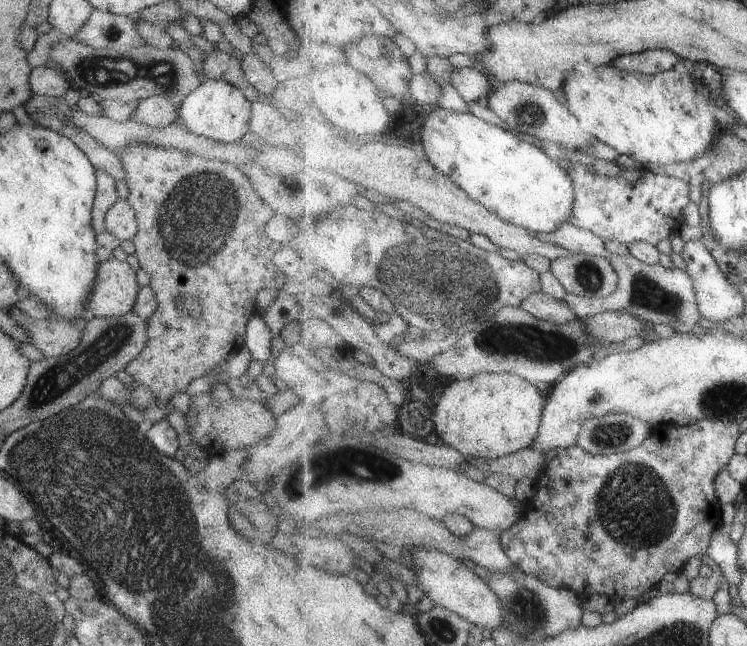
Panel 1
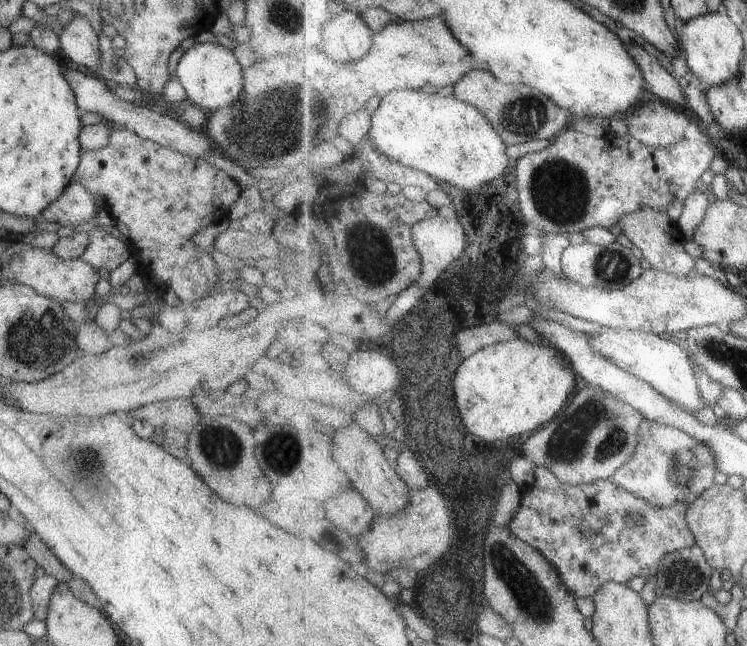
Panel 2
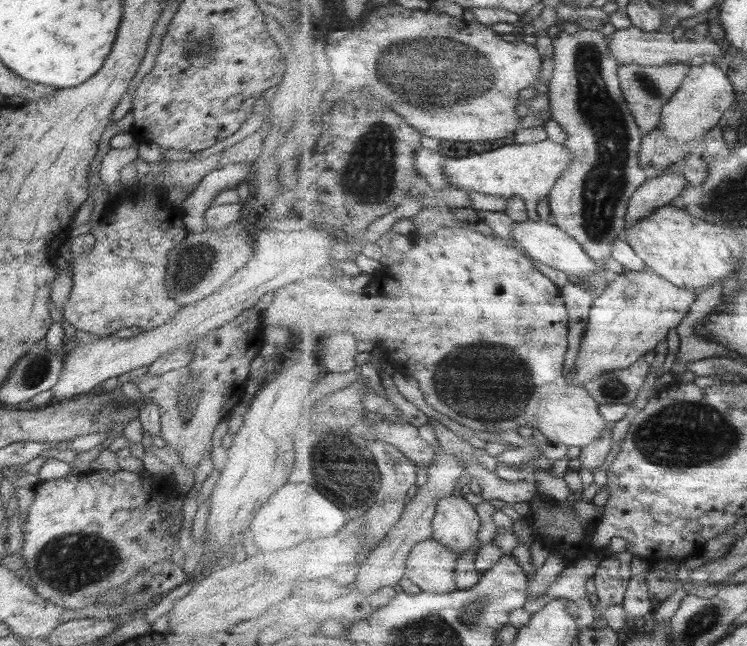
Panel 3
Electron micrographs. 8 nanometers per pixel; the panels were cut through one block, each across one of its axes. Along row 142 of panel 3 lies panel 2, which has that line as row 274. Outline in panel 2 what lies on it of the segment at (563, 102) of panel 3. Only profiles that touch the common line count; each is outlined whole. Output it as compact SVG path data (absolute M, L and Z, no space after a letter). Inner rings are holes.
M584 241L581 244L571 244L562 255L562 266L565 275L573 282L581 286L593 286L603 290L617 290L632 284L643 274L639 258L629 248L617 244L609 244L607 247L591 244Z

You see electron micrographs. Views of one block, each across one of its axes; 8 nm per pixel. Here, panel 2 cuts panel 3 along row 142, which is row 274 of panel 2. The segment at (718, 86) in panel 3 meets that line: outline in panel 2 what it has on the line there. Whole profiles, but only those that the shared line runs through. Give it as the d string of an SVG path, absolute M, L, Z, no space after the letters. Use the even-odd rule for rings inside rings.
M643 208L639 212L627 214L619 220L618 226L633 245L642 251L643 257L650 263L652 269L664 271L676 276L691 276L695 272L695 258L683 248L687 242L683 232L676 226L665 210Z

